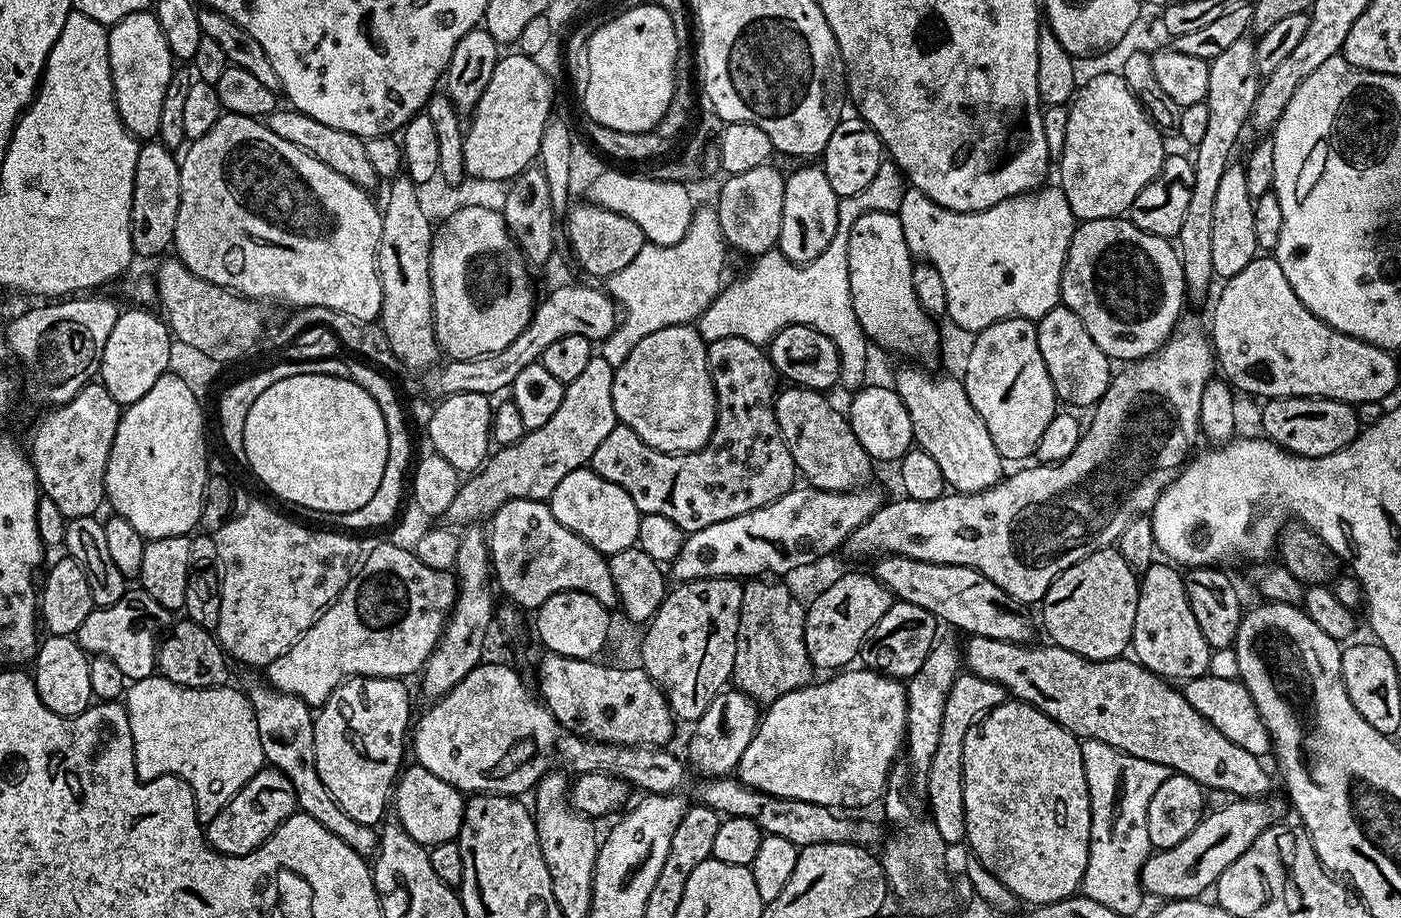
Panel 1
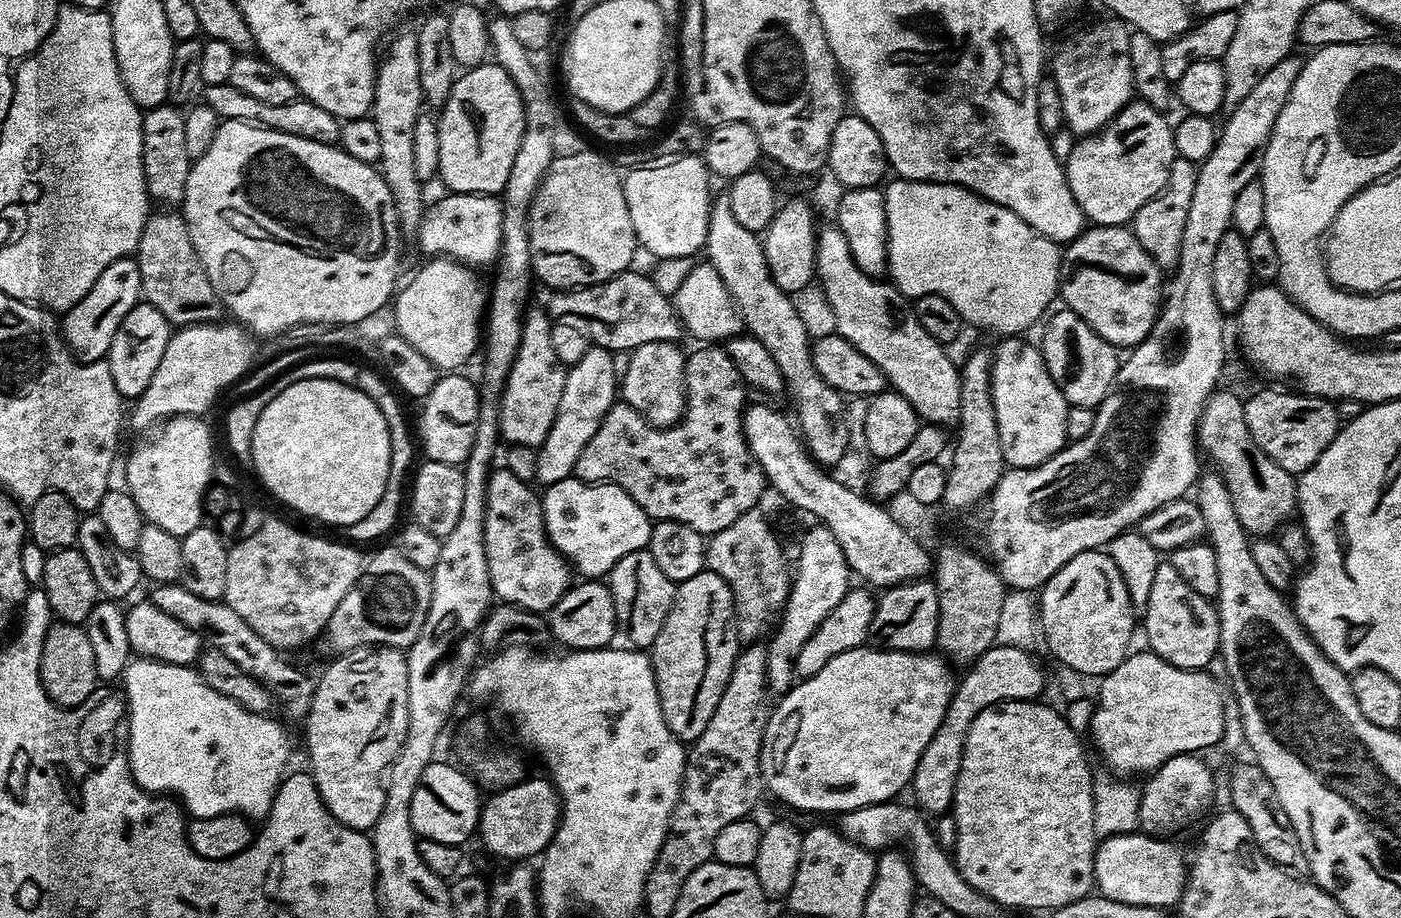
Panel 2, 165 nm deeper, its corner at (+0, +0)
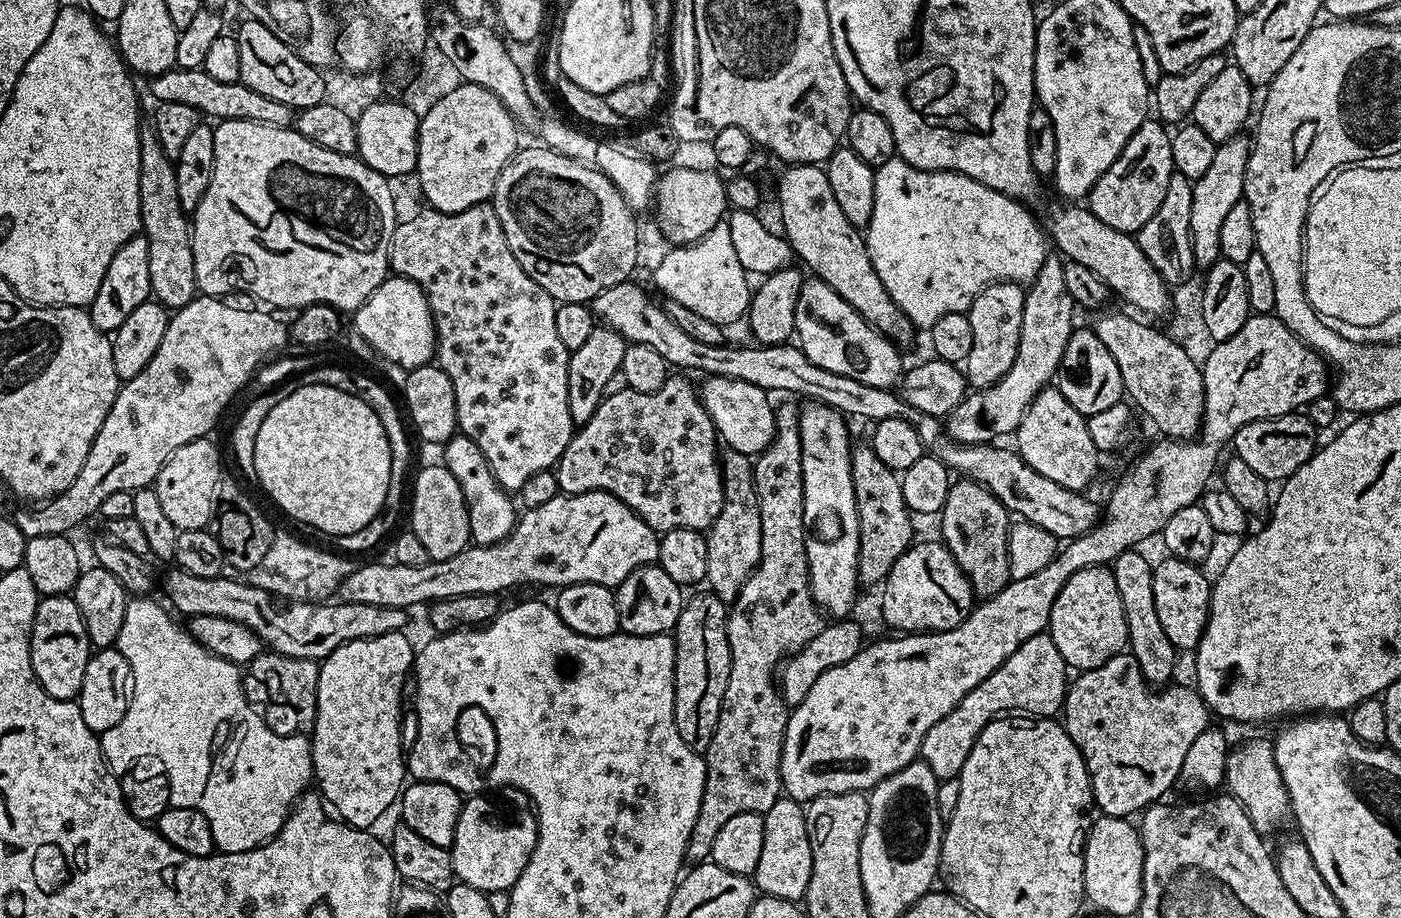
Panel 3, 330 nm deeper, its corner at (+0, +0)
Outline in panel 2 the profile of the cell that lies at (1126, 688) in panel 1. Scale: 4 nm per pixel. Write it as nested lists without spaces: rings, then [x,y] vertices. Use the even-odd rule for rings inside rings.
[[[1255,762],[1240,764],[1231,769],[1230,790],[1233,792],[1232,808],[1250,826],[1256,839],[1256,845],[1262,850],[1266,859],[1279,864],[1285,870],[1300,870],[1305,867],[1304,851],[1298,842],[1298,834],[1294,834],[1294,826],[1290,826],[1290,818],[1286,818],[1286,810],[1282,810],[1282,802],[1278,802],[1278,794],[1274,794],[1274,786],[1270,778]]]

